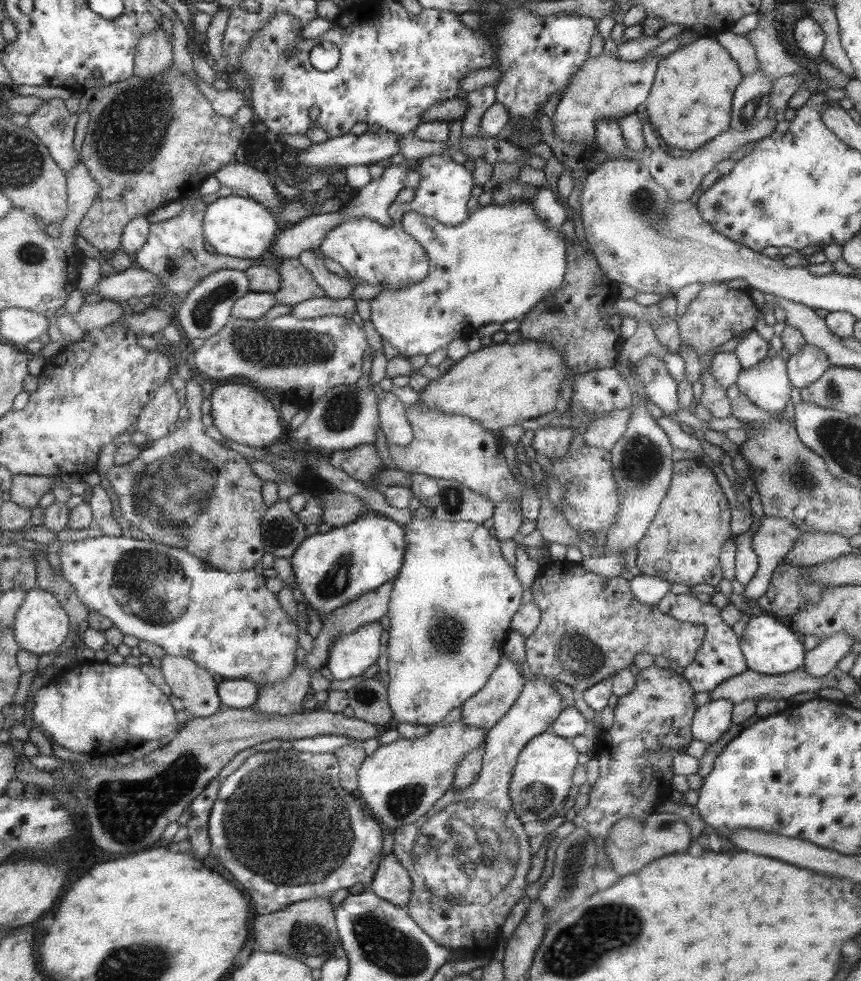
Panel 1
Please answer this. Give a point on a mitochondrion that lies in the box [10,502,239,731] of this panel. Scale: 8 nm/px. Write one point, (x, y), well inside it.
(144, 579)

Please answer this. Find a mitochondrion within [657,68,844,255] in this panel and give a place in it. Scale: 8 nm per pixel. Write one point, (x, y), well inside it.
(749, 109)

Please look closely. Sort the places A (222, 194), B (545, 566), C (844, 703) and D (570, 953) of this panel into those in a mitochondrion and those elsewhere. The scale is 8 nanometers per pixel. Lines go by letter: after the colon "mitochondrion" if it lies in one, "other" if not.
A: other
B: other
C: other
D: mitochondrion

